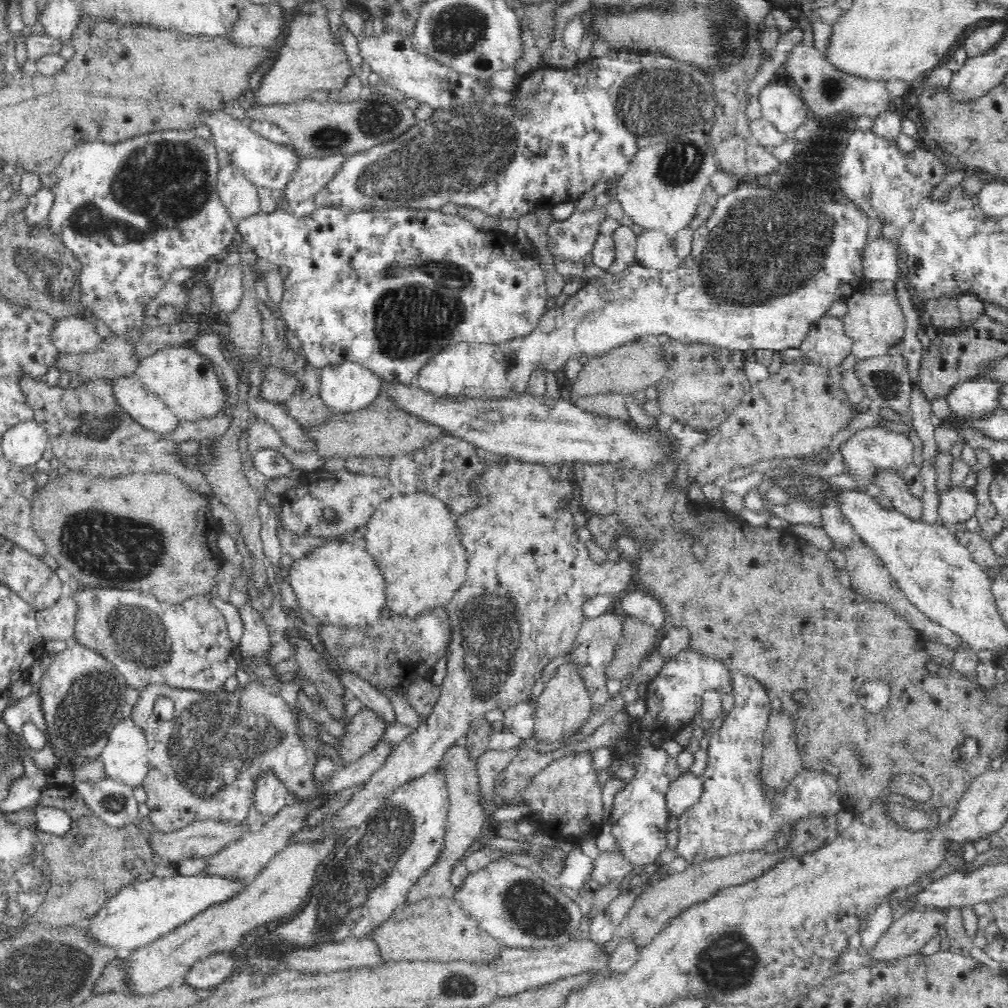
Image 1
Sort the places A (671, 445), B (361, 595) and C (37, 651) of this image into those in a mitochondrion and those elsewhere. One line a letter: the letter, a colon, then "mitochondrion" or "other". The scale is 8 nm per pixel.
A: other
B: other
C: other

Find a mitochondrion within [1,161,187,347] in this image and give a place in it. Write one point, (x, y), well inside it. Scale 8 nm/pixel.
(40, 263)

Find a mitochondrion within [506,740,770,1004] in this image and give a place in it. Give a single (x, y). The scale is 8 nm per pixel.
(728, 963)

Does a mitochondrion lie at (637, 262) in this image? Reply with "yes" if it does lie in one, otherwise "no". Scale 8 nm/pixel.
no

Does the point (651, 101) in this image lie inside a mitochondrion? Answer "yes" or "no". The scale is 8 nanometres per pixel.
yes

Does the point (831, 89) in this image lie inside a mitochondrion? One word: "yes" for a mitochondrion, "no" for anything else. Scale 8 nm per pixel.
yes

